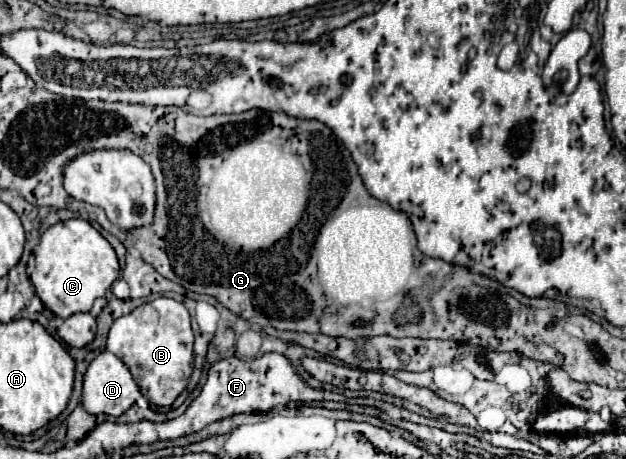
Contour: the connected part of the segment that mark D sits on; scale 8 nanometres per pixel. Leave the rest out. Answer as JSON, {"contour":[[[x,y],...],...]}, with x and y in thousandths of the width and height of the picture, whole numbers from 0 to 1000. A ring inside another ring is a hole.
{"contour":[[[166,763],[163,771],[157,771],[157,776],[141,793],[141,806],[137,806],[137,815],[134,815],[131,885],[134,885],[144,902],[192,906],[192,902],[201,898],[220,867],[224,867],[224,850],[220,850],[217,832],[211,828],[208,806],[201,802],[201,793],[198,793],[188,776],[182,776],[179,767]]]}

